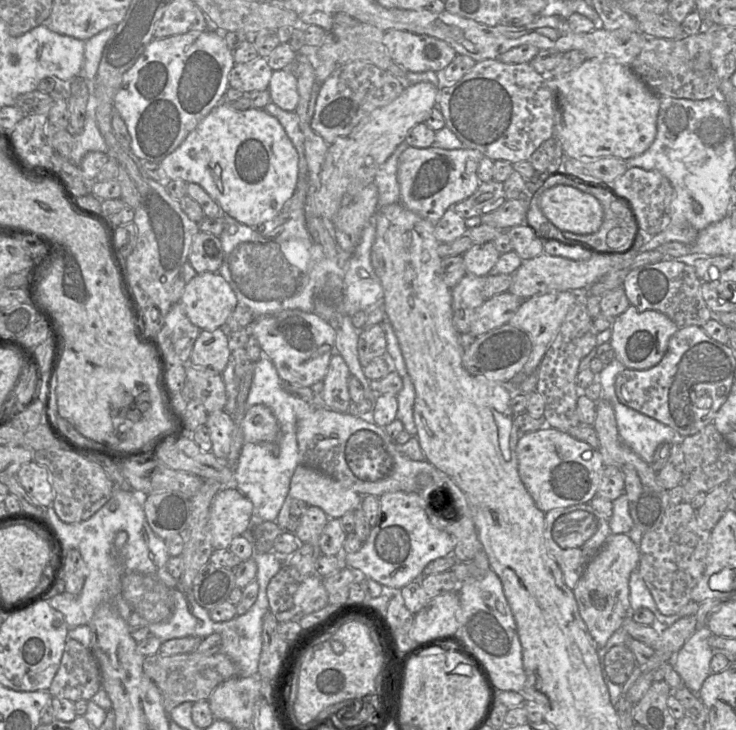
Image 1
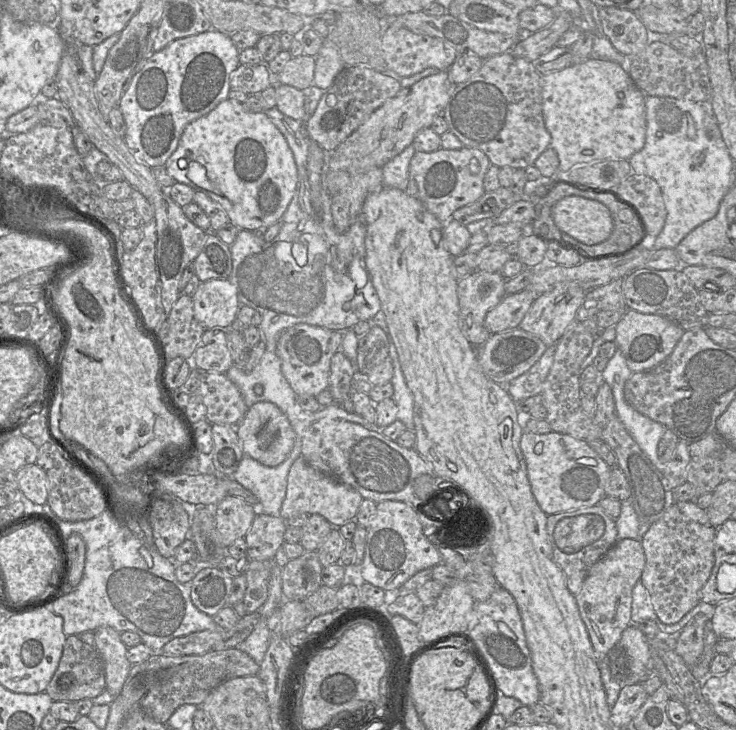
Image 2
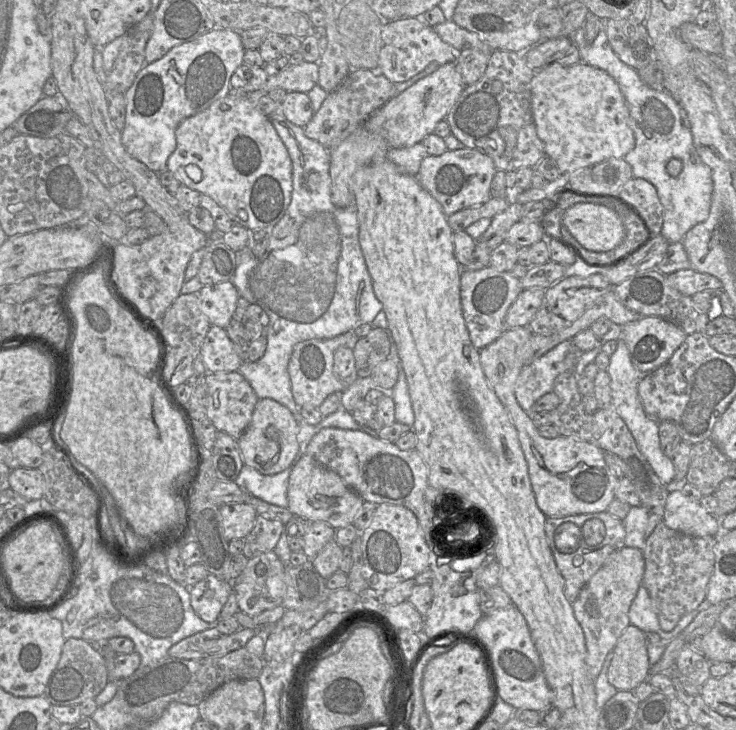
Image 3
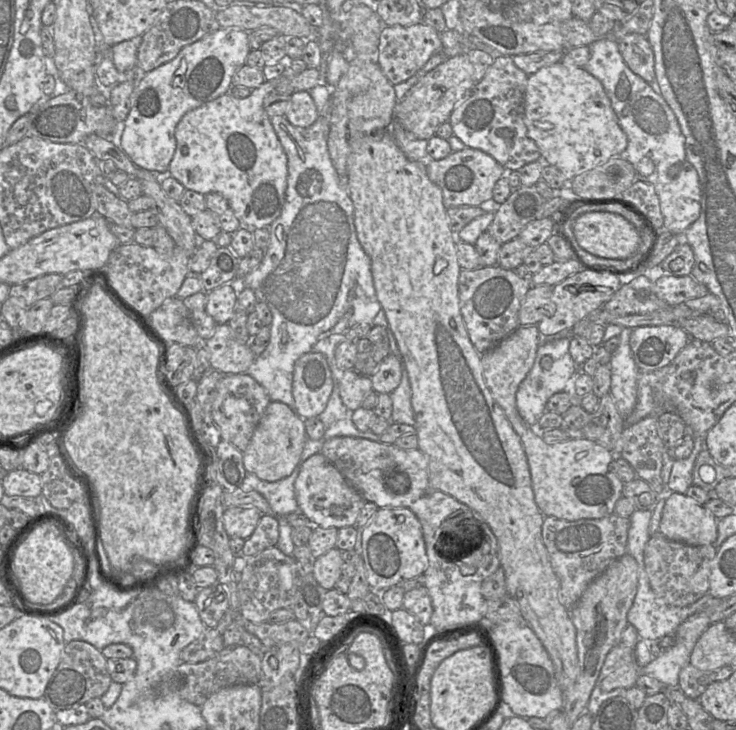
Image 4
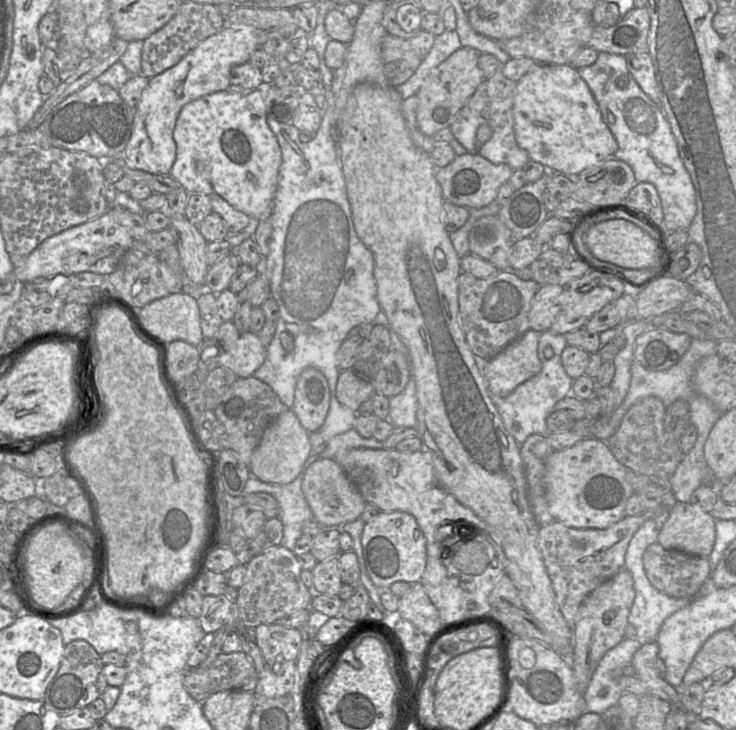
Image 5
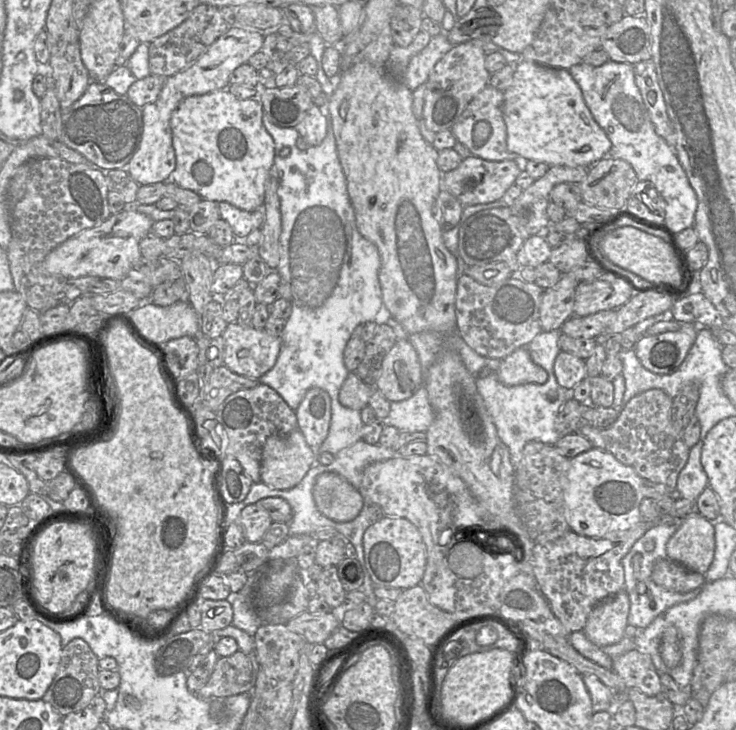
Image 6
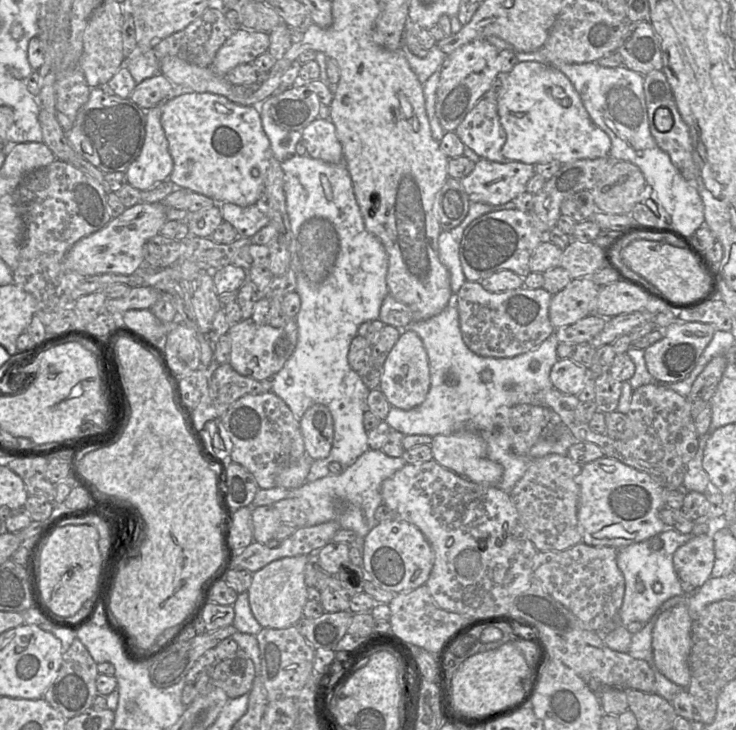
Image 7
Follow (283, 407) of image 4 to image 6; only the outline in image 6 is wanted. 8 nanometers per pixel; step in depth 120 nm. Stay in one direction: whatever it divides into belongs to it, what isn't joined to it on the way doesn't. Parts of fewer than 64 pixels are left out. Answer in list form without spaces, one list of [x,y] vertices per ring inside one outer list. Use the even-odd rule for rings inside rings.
[[[297,428],[286,436],[271,435],[262,449],[261,481],[275,488],[286,490],[296,486],[317,461],[317,450],[312,448]]]

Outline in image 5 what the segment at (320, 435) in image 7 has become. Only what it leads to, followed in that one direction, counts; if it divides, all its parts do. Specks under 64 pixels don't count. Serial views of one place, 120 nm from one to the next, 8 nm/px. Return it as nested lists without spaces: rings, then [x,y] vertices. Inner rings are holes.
[[[306,367],[298,376],[292,411],[309,432],[323,425],[330,406],[330,388],[324,374],[315,367]]]

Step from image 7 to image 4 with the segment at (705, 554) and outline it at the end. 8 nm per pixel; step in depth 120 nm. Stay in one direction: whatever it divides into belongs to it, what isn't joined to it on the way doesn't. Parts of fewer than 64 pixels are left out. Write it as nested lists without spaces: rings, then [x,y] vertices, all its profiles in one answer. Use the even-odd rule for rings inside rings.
[[[672,492],[666,500],[659,531],[669,540],[691,546],[714,544],[718,519],[685,494]]]

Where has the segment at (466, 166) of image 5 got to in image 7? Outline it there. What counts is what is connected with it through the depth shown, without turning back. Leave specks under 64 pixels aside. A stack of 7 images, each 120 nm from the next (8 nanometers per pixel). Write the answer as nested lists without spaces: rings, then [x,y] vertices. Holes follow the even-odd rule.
[[[480,159],[472,172],[461,179],[471,202],[501,205],[526,191],[526,185],[536,173],[535,165],[518,161],[494,162]]]

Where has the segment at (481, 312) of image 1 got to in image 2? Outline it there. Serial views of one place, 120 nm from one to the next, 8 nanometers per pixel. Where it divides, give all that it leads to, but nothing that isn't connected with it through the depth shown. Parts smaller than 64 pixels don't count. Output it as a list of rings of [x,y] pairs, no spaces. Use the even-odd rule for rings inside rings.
[[[530,289],[507,294],[497,306],[487,312],[484,320],[485,328],[491,334],[517,328],[535,297],[536,294]]]

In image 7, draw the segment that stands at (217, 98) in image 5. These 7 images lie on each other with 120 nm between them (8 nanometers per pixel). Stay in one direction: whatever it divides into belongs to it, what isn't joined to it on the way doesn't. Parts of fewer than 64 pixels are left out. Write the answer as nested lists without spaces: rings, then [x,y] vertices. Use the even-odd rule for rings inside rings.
[[[189,92],[166,100],[161,107],[160,121],[168,141],[169,152],[173,159],[173,170],[168,178],[172,184],[195,193],[205,195],[214,200],[215,203],[233,203],[242,207],[254,204],[261,196],[264,195],[266,174],[272,153],[270,142],[263,130],[261,117],[257,111],[257,107],[239,105],[218,94]]]

